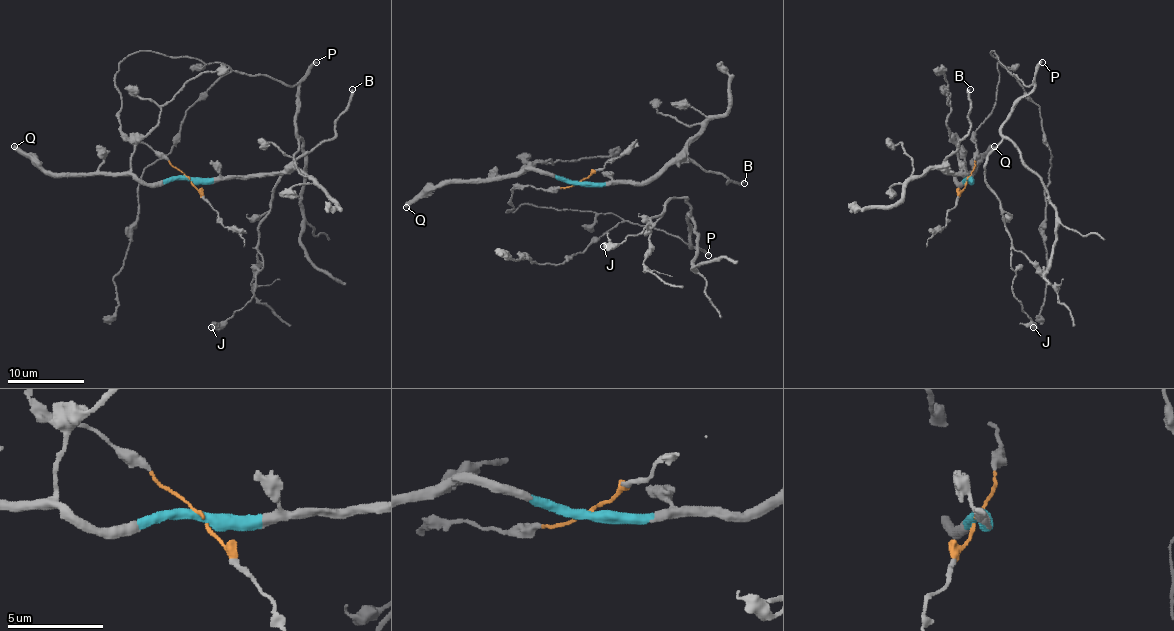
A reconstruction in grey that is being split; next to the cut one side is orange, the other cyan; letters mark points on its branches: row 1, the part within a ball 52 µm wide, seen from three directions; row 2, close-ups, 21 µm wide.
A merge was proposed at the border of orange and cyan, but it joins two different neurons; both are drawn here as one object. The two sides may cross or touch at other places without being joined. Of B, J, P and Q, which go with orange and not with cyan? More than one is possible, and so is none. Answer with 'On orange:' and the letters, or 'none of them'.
On orange: J, P

